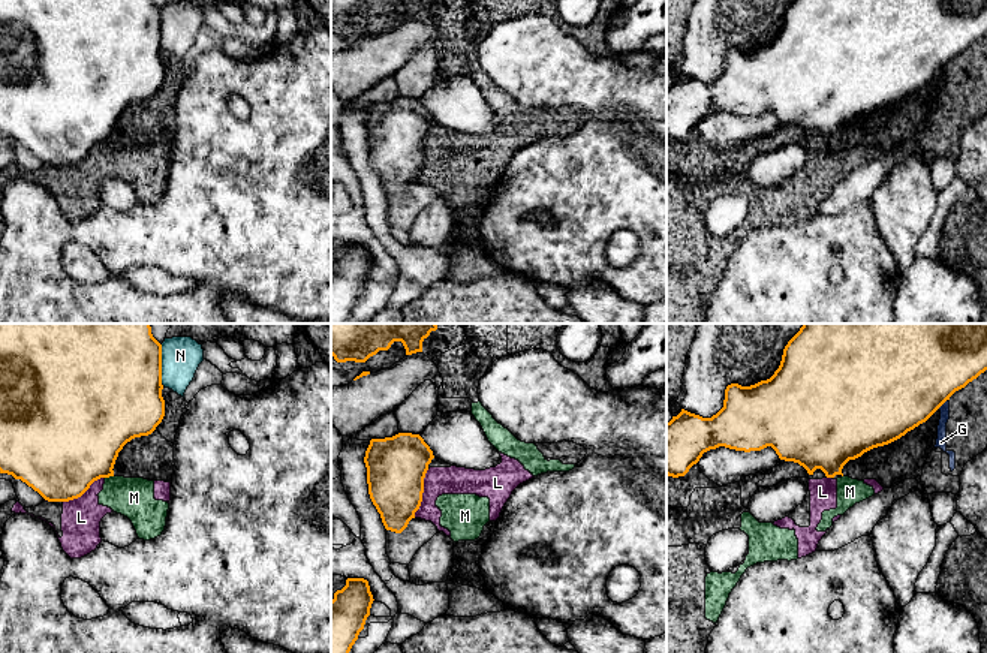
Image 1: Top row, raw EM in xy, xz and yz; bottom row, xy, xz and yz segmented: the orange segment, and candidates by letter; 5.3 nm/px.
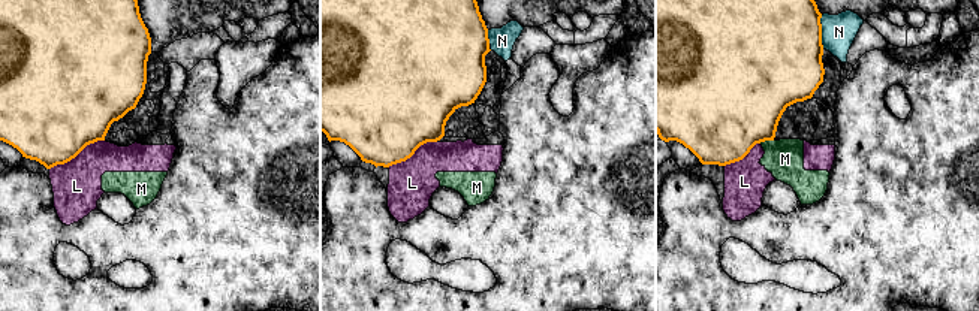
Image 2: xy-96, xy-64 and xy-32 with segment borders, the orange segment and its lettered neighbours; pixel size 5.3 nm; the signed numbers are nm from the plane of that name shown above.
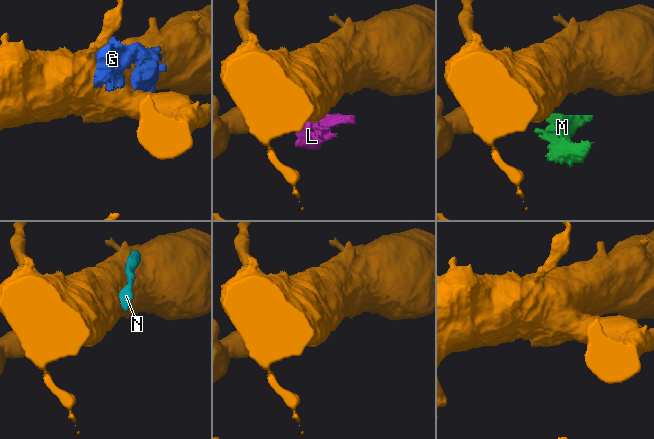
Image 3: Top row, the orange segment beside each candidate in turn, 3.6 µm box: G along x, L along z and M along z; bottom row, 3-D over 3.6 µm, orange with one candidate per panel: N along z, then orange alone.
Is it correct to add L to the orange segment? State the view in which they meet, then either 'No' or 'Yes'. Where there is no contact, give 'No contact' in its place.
Touches orange in xz. No

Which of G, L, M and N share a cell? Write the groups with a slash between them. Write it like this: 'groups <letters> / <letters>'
groups G / L M / N

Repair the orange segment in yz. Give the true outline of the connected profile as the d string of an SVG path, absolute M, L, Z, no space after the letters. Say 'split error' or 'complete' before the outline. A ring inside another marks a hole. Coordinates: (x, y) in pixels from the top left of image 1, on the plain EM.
complete; M794 0L785 10L780 30L770 43L750 51L728 49L723 72L711 82L702 82L681 73L677 81L666 87L666 139L684 141L704 117L719 111L744 117L771 111L780 124L798 127L809 139L821 133L827 142L843 141L842 133L849 124L855 124L873 112L888 109L926 87L956 55L965 52L986 34L987 0Z

